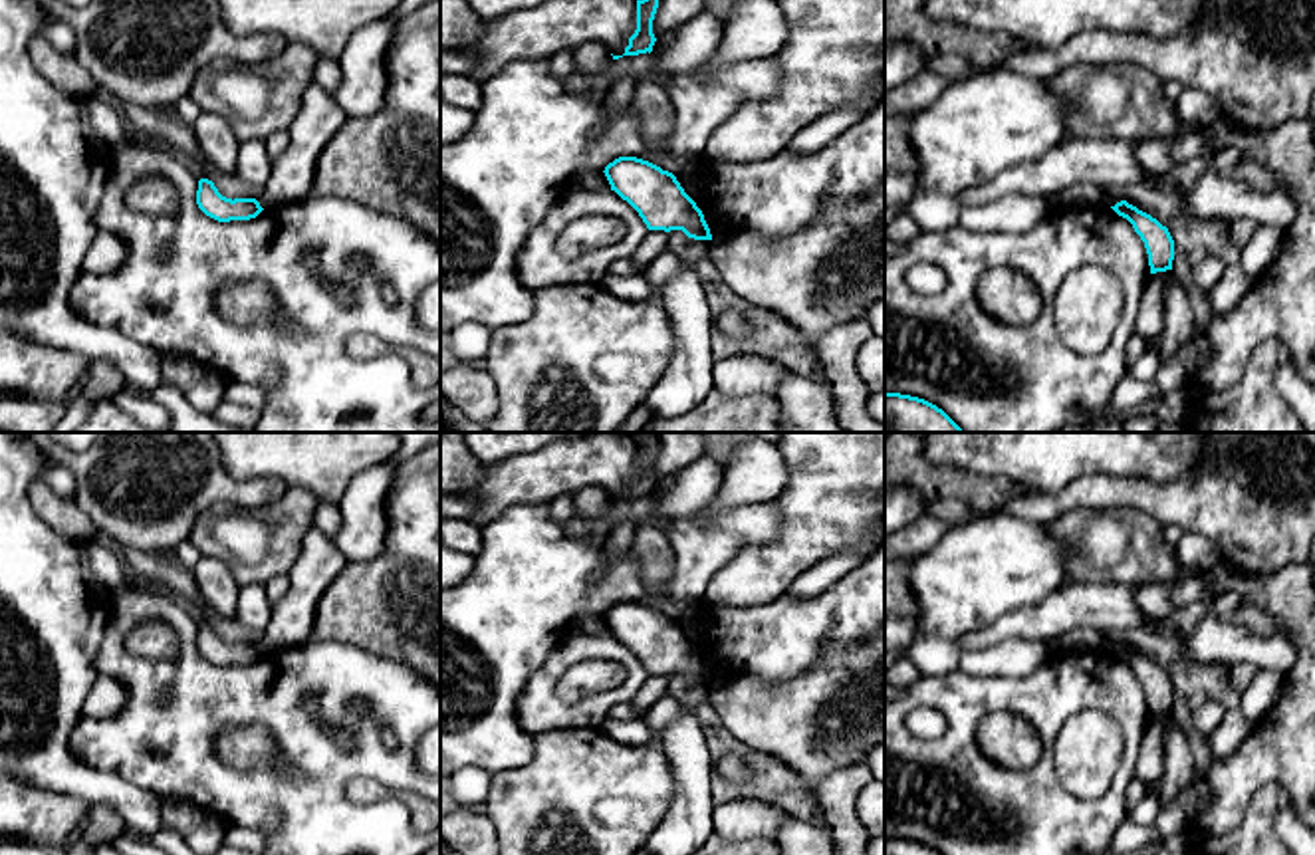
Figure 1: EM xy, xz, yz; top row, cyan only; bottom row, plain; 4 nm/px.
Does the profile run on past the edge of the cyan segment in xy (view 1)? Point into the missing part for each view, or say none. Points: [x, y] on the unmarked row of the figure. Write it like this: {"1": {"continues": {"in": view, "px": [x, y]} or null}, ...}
{"1": {"continues": null}}

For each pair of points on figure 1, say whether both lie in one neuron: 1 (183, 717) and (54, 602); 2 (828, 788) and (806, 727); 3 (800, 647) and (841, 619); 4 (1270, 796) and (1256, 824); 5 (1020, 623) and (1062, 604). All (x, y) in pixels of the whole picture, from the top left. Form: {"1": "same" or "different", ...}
{"1": "different", "2": "different", "3": "same", "4": "same", "5": "same"}

